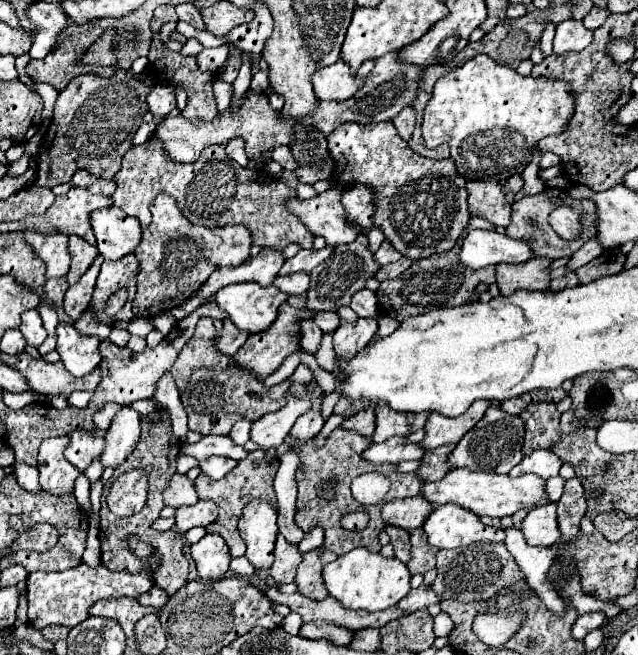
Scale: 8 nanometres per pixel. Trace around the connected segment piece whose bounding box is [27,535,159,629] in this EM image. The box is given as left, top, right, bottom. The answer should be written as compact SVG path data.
M127 535L125 537L131 553L145 561L145 569L139 571L137 575L121 571L121 573L113 573L109 569L105 569L103 565L99 567L87 567L85 563L81 563L75 569L67 569L67 571L57 571L57 573L47 573L47 571L37 571L31 573L27 577L27 599L29 599L29 623L35 629L43 629L47 625L67 625L67 627L75 627L81 621L85 621L89 617L89 607L99 601L99 599L109 599L109 597L137 597L141 593L147 593L155 581L151 577L151 571L159 565L159 559L155 555L155 549L141 541L137 535Z

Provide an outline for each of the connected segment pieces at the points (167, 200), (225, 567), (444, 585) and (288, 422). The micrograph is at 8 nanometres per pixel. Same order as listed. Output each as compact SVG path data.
M159 193L149 205L149 211L153 215L151 225L143 231L141 243L135 249L135 257L139 259L139 267L141 267L137 275L137 293L133 299L133 313L137 319L151 319L161 311L171 311L173 307L181 305L181 301L189 299L203 285L203 281L209 279L209 275L215 269L241 265L251 253L251 231L245 229L245 225L225 225L225 227L215 227L215 229L197 227L189 223L185 217L181 217L177 203L167 193Z
M209 533L199 543L191 545L191 557L197 565L201 579L217 581L229 571L231 555L223 537L217 533Z
M473 543L437 553L437 579L431 587L439 599L457 599L469 603L485 601L519 579L525 579L525 575L503 543Z
M307 393L301 399L287 395L287 405L283 409L279 409L277 413L263 415L259 421L251 425L251 441L257 443L261 449L279 447L291 431L295 419L303 415L307 409L311 409L311 399Z

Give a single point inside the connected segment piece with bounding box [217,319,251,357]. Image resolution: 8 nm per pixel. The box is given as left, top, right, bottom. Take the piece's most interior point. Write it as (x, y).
(231, 338)

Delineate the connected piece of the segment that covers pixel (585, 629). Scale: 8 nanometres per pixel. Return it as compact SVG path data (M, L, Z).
M583 613L577 617L575 627L573 627L573 637L583 639L589 631L599 629L603 623L607 621L607 617L603 613Z

